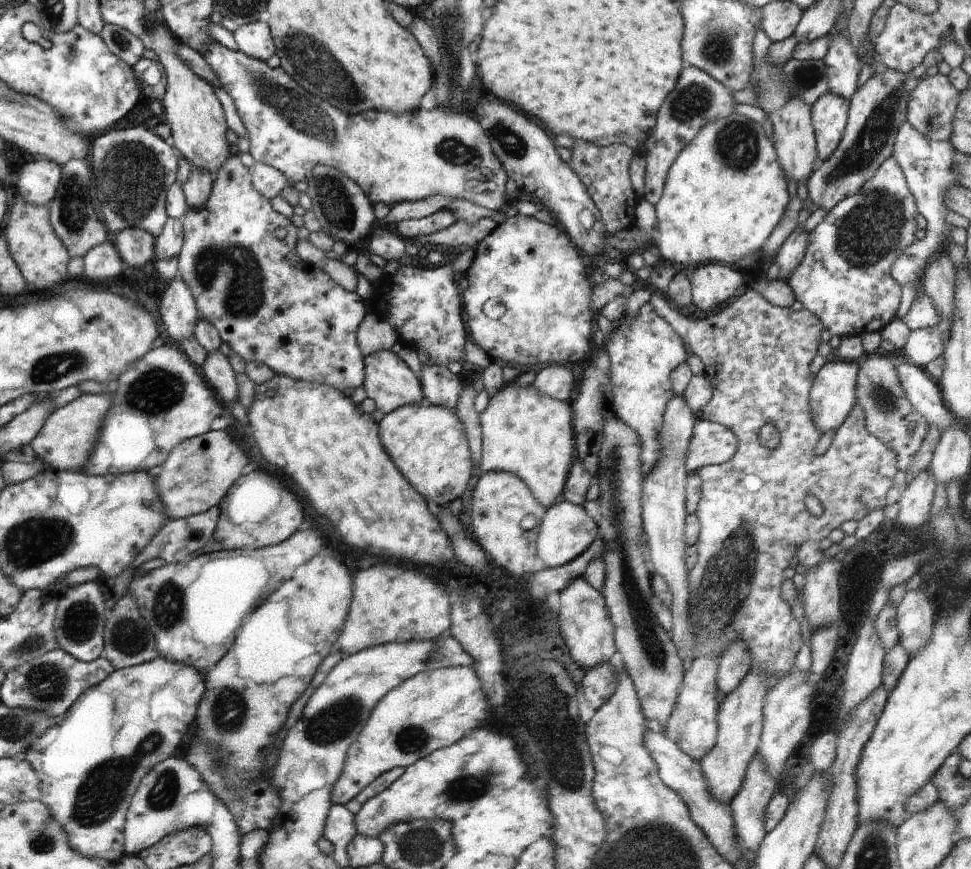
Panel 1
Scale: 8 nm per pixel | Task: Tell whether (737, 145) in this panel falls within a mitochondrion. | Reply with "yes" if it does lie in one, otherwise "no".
yes

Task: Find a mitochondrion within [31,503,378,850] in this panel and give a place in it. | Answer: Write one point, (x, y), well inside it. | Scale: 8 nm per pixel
(99, 797)

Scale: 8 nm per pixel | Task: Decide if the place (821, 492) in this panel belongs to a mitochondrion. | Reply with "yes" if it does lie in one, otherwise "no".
no

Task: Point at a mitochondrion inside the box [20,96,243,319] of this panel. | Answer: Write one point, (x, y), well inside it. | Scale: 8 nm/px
(131, 174)

